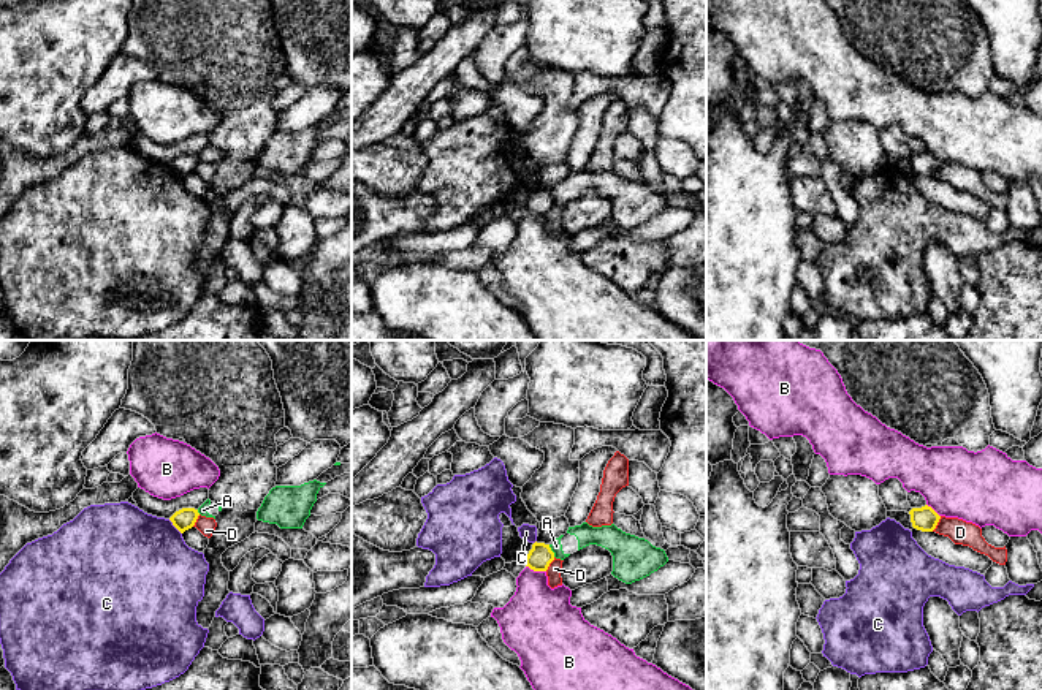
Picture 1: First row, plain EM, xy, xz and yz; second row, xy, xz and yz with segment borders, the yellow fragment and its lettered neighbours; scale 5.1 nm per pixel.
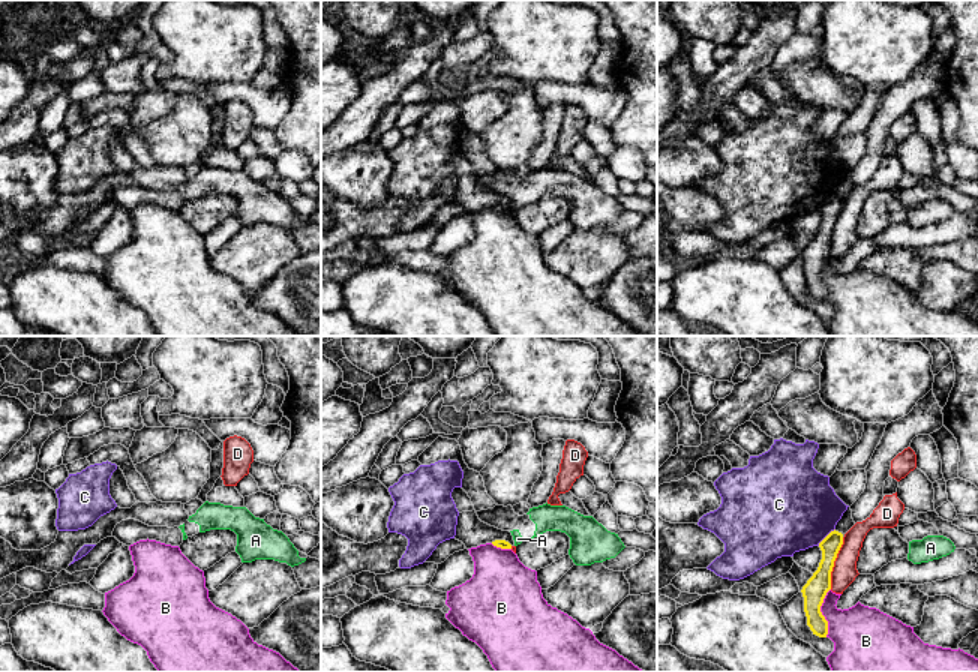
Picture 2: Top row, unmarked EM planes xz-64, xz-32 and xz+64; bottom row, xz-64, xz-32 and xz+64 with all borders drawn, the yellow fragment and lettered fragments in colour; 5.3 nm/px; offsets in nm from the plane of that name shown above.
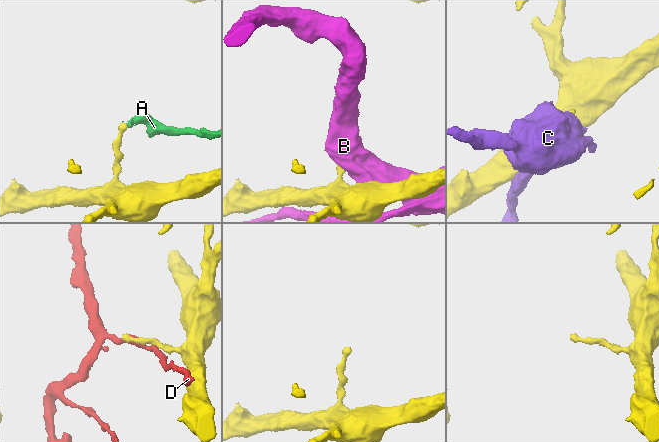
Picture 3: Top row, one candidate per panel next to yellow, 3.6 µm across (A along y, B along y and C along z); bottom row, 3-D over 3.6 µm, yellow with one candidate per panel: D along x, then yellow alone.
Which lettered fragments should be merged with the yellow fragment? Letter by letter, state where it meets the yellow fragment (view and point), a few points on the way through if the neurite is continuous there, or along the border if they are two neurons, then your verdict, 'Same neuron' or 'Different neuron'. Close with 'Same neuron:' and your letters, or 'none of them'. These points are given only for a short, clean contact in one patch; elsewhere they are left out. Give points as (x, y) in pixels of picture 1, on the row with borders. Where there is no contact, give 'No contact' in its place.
A: Touches yellow at xz (551, 551). Boundary: xz (548, 545), (555, 556). Different neuron
B: Touches yellow at xz (536, 570). Different neuron
C: Touches yellow at xy (174, 526). Different neuron
D: Touches yellow at yz (936, 524). Different neuron
Same neuron: none of them

